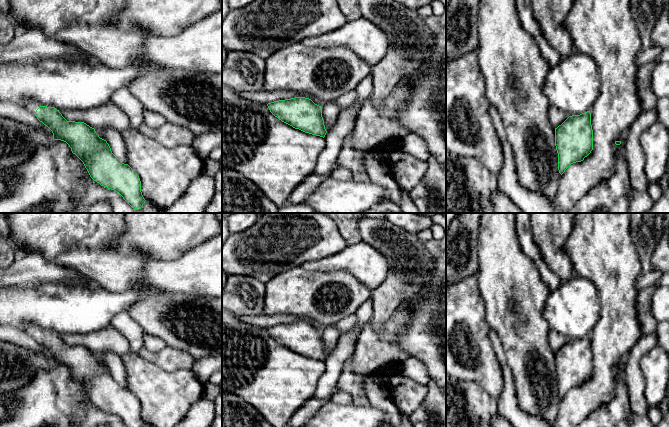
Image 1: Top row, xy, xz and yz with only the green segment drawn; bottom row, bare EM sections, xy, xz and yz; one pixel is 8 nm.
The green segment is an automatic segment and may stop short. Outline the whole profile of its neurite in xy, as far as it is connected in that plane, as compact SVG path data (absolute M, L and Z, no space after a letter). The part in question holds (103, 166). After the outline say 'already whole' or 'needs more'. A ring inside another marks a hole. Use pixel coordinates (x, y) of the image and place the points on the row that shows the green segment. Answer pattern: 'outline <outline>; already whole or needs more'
outline M35 101L27 102L25 108L34 113L37 119L52 131L54 140L61 140L69 145L72 153L83 162L94 181L119 193L132 208L141 209L146 200L141 192L139 176L112 153L107 141L100 138L94 128L84 122L67 121L56 108L42 106Z; needs more

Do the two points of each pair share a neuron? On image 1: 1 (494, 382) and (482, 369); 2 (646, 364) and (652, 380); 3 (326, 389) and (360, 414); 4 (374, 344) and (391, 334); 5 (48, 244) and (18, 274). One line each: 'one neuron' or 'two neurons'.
1: one neuron
2: one neuron
3: two neurons
4: one neuron
5: two neurons

